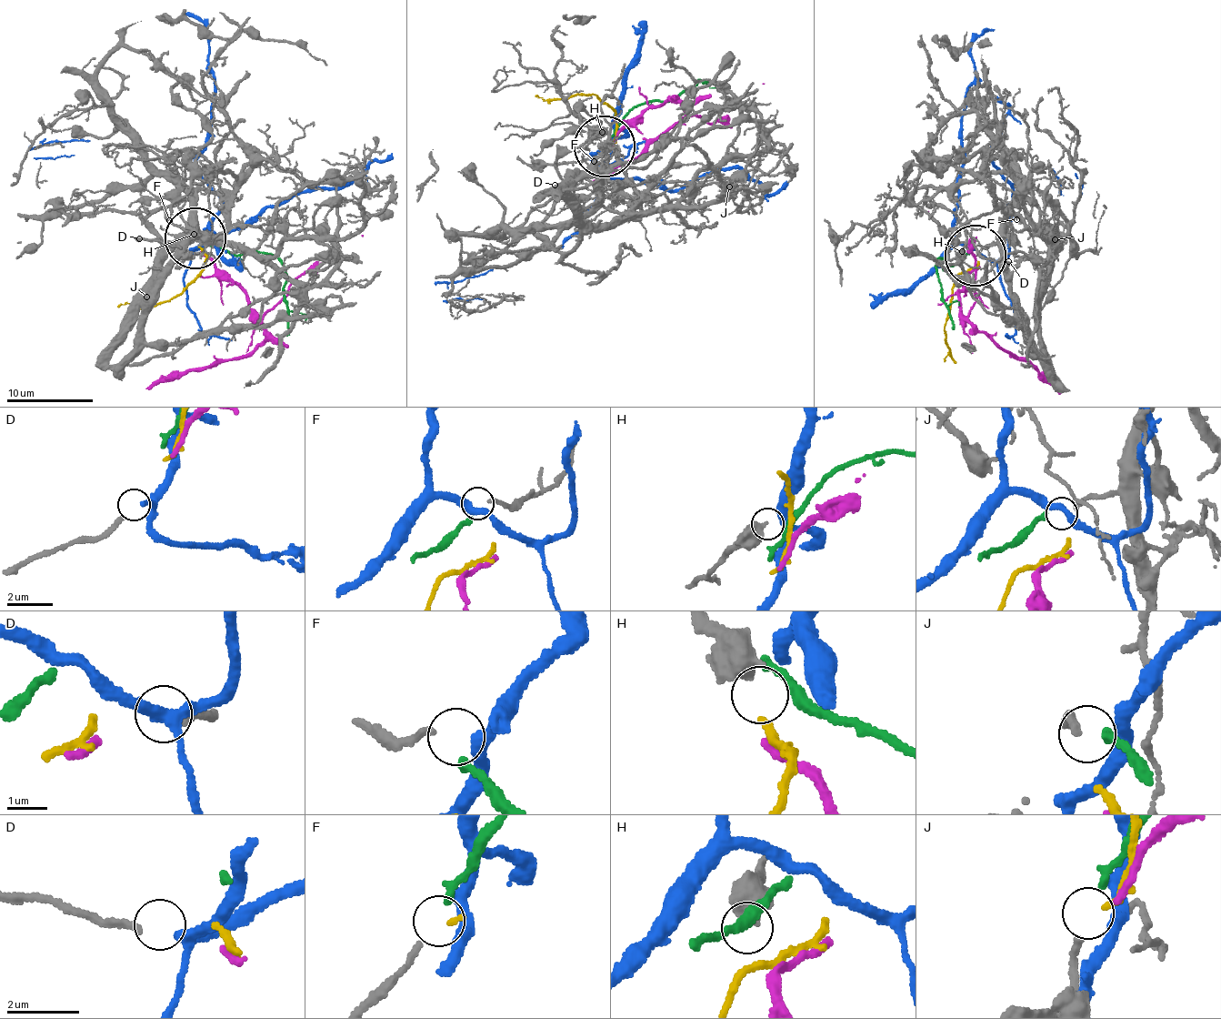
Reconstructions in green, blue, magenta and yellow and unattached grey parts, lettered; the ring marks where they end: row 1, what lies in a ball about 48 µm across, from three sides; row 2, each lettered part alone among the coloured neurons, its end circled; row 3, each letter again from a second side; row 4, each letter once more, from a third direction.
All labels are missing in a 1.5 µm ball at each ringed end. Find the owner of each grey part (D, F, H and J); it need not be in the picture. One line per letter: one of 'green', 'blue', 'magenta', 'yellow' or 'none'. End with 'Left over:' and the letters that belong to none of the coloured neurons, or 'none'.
D: none
F: green
H: none
J: none
Left over: D, H, J

